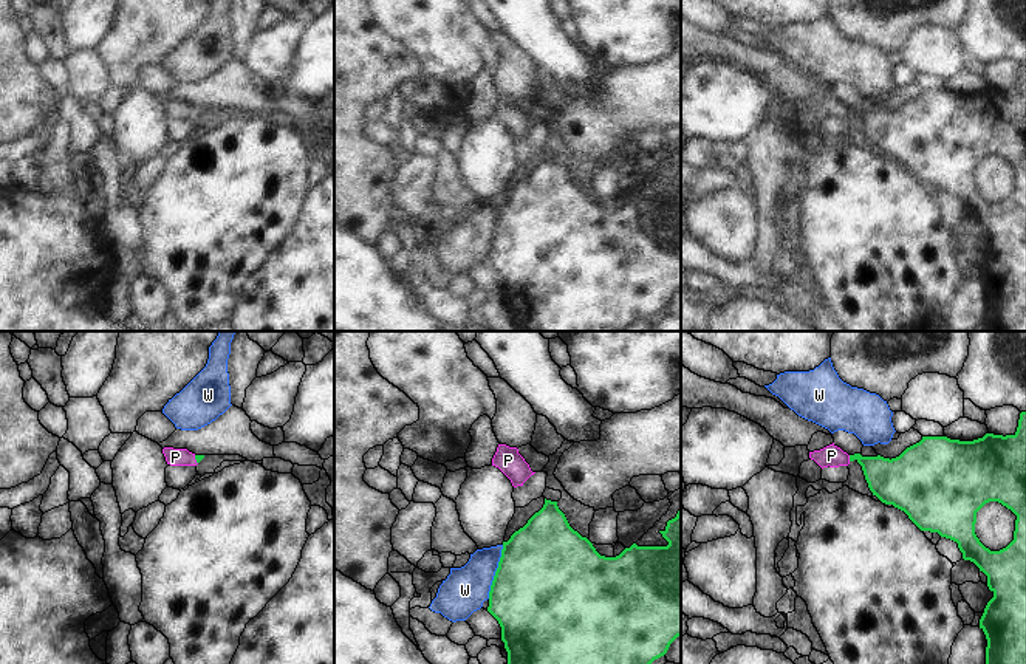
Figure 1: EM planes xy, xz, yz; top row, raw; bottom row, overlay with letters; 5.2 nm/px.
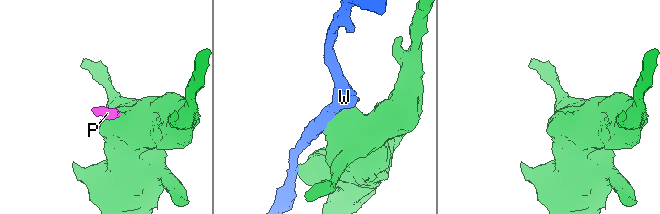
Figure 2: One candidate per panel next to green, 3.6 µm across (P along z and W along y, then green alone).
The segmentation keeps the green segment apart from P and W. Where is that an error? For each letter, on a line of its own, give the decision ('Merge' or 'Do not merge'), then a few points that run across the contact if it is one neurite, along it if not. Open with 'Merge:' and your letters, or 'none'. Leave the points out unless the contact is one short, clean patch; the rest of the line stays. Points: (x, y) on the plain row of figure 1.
Merge: P
P: Merge. Line: yz (892, 135), (868, 116), (850, 112), (831, 109)
W: Do not merge

